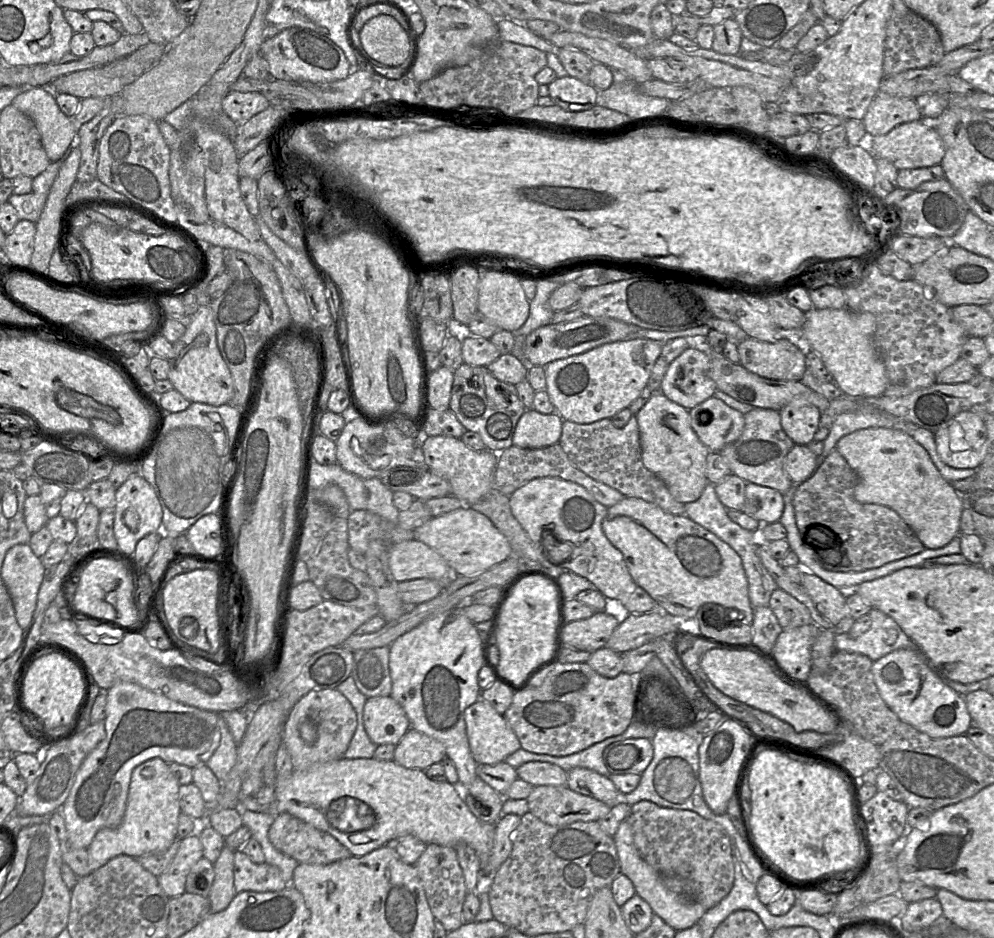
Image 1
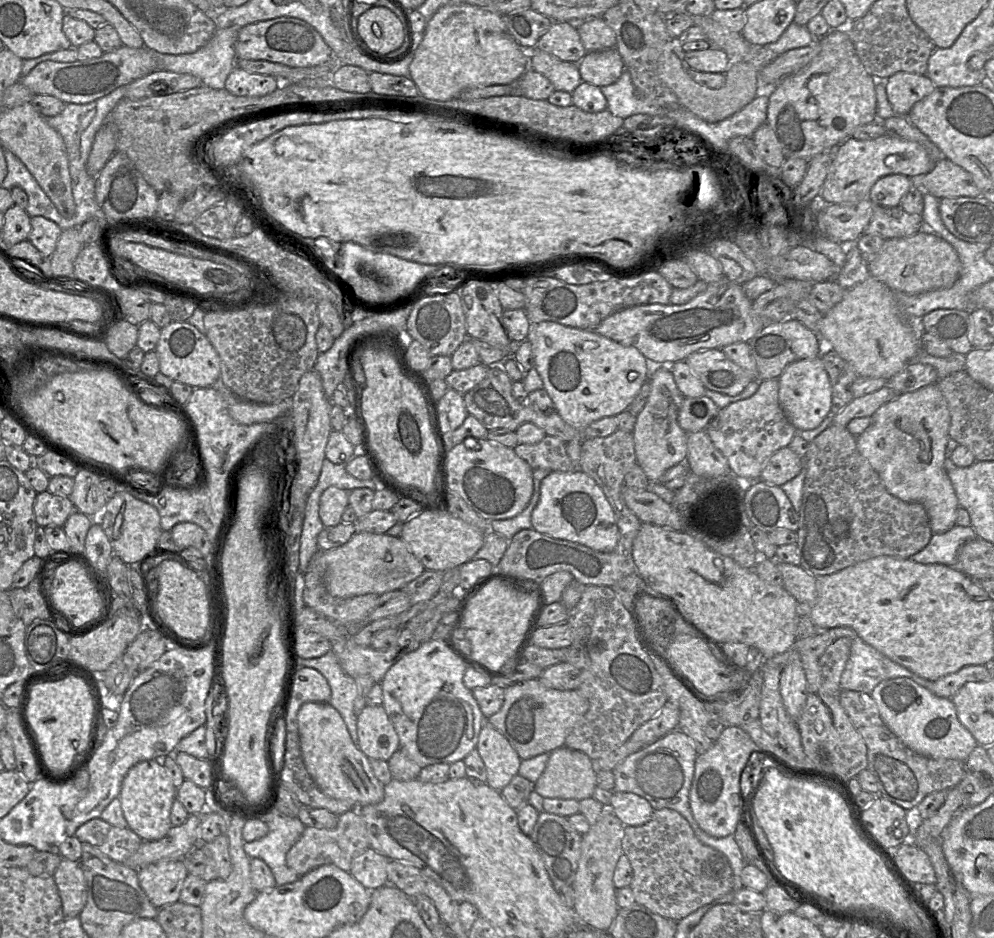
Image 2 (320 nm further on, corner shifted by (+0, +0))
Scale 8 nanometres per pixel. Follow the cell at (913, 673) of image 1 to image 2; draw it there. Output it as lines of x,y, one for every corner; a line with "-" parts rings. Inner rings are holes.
910,678
883,680
875,686
870,695
888,729
904,745
920,755
965,762
978,745
972,734
959,721
951,699
935,695

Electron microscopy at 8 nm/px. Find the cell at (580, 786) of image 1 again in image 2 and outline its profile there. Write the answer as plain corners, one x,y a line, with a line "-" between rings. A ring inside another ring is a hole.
614,792
610,807
625,826
641,826
652,818
655,811
643,797
630,792

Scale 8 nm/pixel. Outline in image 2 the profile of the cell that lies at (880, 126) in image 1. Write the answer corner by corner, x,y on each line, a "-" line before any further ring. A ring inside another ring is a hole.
900,71
886,80
887,98
897,116
907,116
914,104
934,89
933,82
926,74

